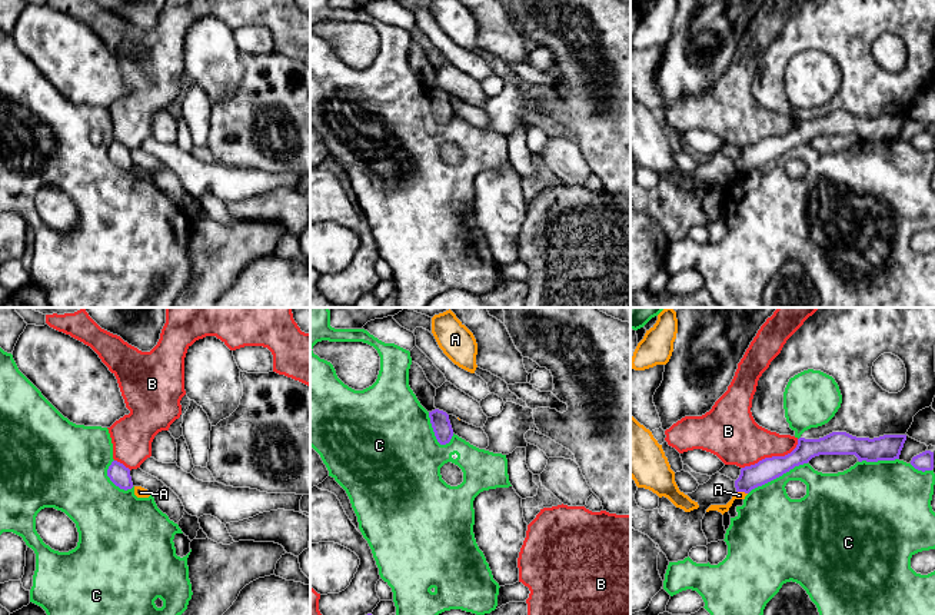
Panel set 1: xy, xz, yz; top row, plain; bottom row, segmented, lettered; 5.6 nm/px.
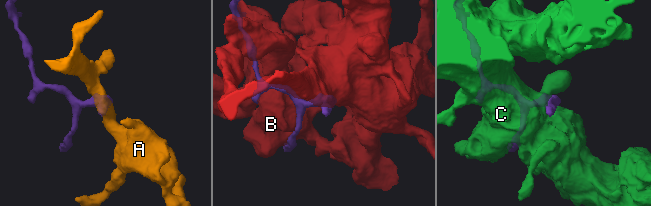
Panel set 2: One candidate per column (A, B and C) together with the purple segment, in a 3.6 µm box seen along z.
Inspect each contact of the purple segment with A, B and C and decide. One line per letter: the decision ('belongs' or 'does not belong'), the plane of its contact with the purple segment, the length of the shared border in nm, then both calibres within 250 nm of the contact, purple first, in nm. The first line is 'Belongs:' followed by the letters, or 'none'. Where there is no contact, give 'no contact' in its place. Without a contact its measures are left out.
Belongs: none
A: does not belong | yz | 70 nm | 130/50 nm
B: does not belong | yz | 360 nm | 130/300 nm
C: does not belong | yz | 380 nm | 130/340 nm

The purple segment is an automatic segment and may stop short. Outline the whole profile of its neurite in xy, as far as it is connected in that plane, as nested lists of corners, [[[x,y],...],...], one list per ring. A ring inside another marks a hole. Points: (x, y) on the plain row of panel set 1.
[[[113,140],[112,144],[109,146],[107,156],[120,169],[127,170],[133,167],[130,149],[117,140]]]

